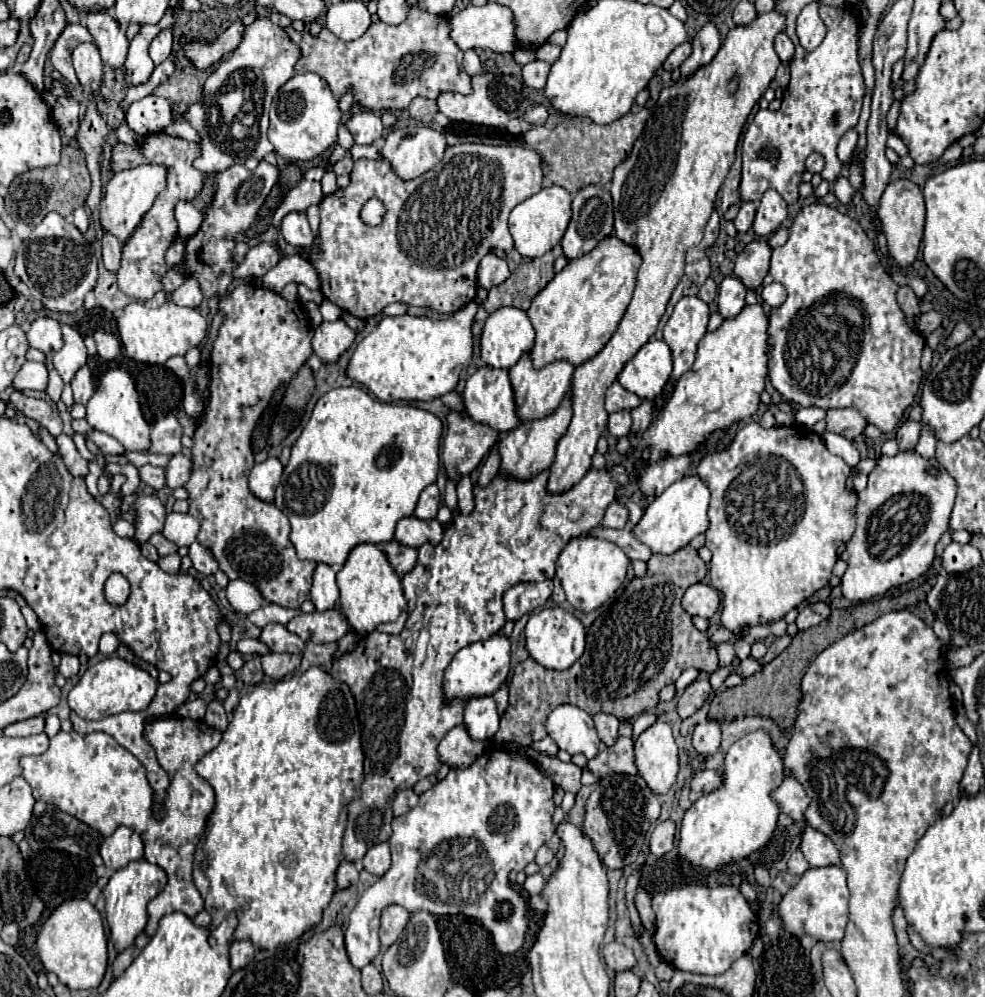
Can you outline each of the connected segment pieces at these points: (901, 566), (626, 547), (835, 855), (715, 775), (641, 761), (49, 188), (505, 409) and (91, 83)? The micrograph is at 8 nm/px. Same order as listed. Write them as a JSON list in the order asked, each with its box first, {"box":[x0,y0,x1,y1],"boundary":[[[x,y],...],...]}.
[{"box":[842,451,956,601],"boundary":[[[904,451],[894,457],[882,455],[872,473],[868,475],[868,487],[860,493],[856,505],[856,531],[846,545],[848,569],[842,577],[842,593],[850,601],[868,601],[876,595],[884,595],[890,587],[904,585],[924,575],[934,561],[934,545],[940,535],[948,531],[950,513],[954,507],[956,483],[938,465],[936,459],[924,459],[914,451]]]},{"box":[584,527,652,561],"boundary":[[[594,527],[592,531],[584,533],[586,537],[598,537],[598,539],[606,539],[606,541],[612,541],[616,543],[632,561],[634,559],[642,559],[642,561],[648,561],[652,557],[652,551],[642,545],[630,531],[626,529],[608,529],[608,527]]]},{"box":[800,827,840,867],"boundary":[[[806,827],[800,849],[806,861],[810,863],[810,867],[828,867],[828,865],[838,867],[840,865],[840,853],[836,845],[824,833],[818,833],[816,829]]]},{"box":[692,769,722,793],"boundary":[[[704,769],[700,773],[694,775],[692,779],[692,789],[694,791],[704,791],[704,793],[710,793],[710,791],[716,791],[718,787],[722,787],[722,775],[718,771],[710,771],[710,769]]]},{"box":[634,723,678,795],"boundary":[[[654,723],[634,743],[638,775],[656,793],[664,795],[678,775],[678,747],[668,723]]]},{"box":[4,145,90,225],"boundary":[[[64,145],[62,149],[62,161],[54,167],[42,167],[42,169],[30,169],[22,175],[18,175],[10,187],[8,187],[8,195],[4,197],[6,201],[6,213],[14,219],[14,221],[22,221],[26,225],[38,225],[42,221],[42,217],[46,217],[46,213],[50,211],[58,211],[64,217],[70,217],[72,211],[78,205],[86,203],[86,197],[90,193],[90,173],[86,167],[86,159],[84,153],[76,147]]]},{"box":[464,367,518,433],"boundary":[[[480,367],[476,373],[472,373],[466,381],[466,387],[464,387],[464,405],[466,405],[466,413],[474,421],[492,427],[498,433],[508,433],[518,425],[514,393],[512,393],[512,385],[510,385],[506,369]]]},{"box":[74,43,102,93],"boundary":[[[82,43],[78,49],[74,49],[74,69],[76,77],[80,81],[80,87],[84,93],[94,93],[100,89],[102,83],[102,59],[98,53],[98,47],[94,43]]]}]

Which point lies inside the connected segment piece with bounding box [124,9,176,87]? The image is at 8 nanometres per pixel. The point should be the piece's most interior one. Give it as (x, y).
(138, 67)

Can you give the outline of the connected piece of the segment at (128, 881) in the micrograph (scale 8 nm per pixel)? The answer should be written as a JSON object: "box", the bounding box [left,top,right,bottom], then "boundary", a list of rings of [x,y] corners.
{"box":[102,859,168,953],"boundary":[[[144,859],[128,863],[128,867],[118,869],[110,877],[110,881],[102,893],[106,897],[106,923],[110,927],[110,939],[118,953],[128,949],[134,943],[134,939],[142,933],[146,919],[148,919],[146,905],[164,889],[166,881],[168,881],[168,877],[166,877],[164,869],[158,865],[152,865]]]}

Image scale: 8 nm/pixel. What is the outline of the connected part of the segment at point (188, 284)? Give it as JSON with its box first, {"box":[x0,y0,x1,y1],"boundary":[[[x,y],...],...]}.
{"box":[172,277,202,307],"boundary":[[[192,277],[186,279],[174,293],[172,293],[172,301],[180,307],[198,307],[202,303],[202,291],[198,289],[198,281],[194,281]]]}

